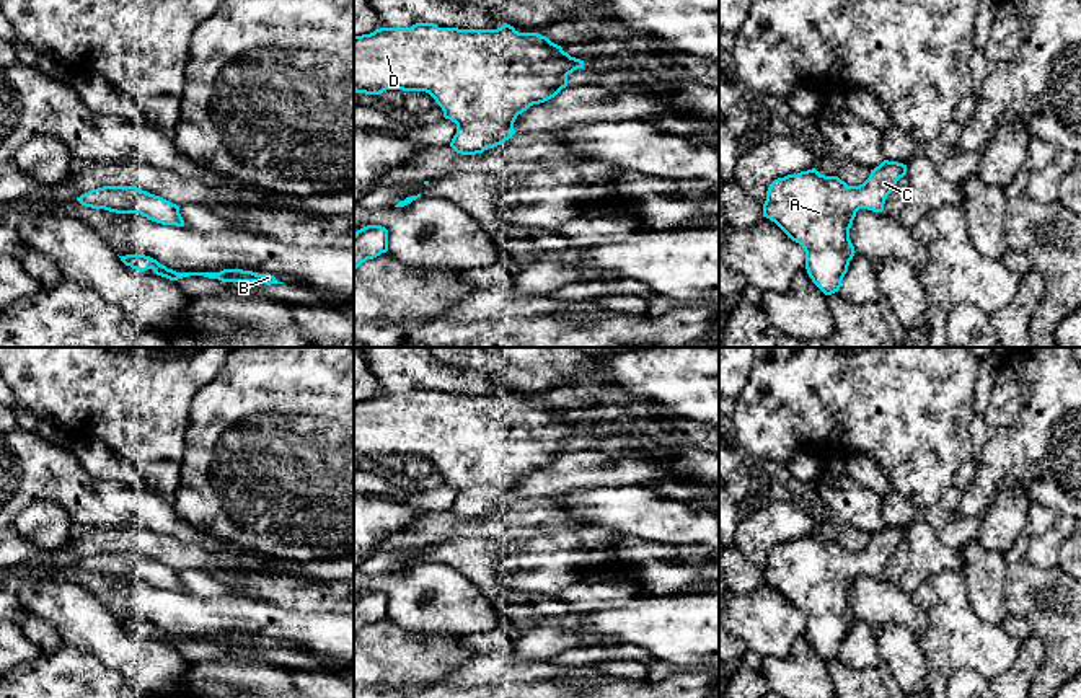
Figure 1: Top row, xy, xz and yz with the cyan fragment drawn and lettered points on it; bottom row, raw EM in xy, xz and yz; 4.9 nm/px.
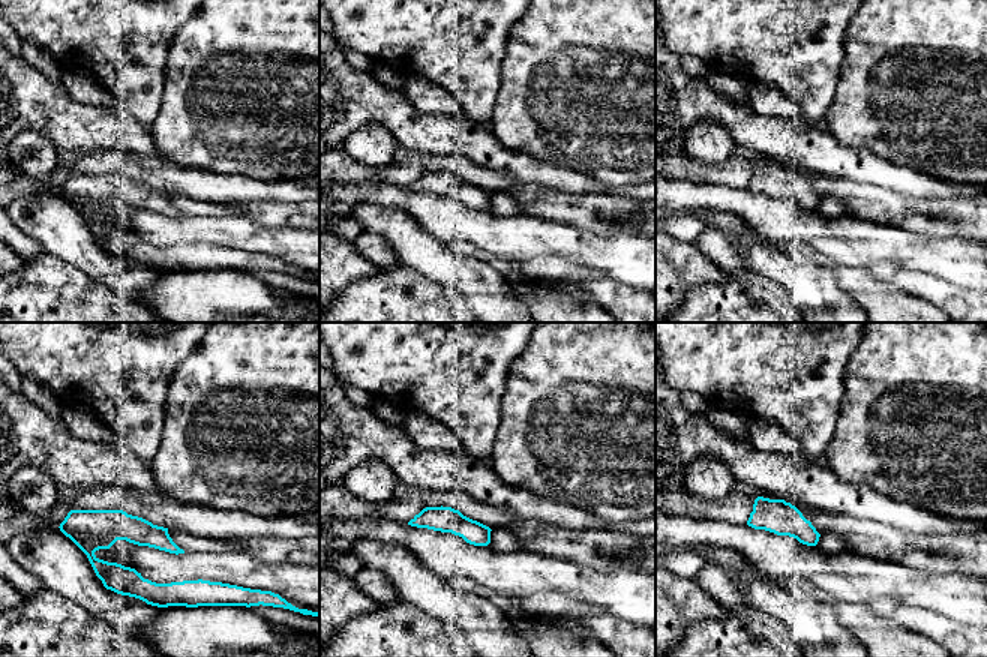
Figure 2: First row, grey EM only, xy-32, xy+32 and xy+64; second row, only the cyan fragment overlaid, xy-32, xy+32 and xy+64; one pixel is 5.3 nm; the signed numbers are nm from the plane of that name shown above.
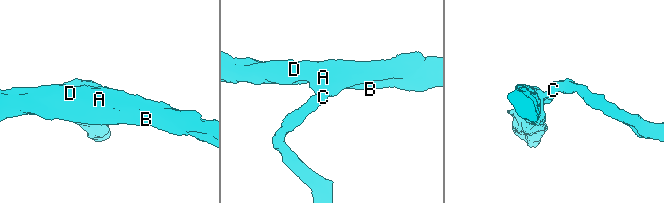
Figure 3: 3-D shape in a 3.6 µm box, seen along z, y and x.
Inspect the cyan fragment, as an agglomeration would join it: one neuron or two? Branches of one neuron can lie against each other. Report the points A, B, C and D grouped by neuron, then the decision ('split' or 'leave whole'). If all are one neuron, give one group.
groups A B C D; leave whole

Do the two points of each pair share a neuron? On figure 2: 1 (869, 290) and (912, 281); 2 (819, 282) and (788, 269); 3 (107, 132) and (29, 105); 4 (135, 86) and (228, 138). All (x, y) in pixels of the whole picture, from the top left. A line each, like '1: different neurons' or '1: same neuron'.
1: different neurons
2: same neuron
3: same neuron
4: different neurons

